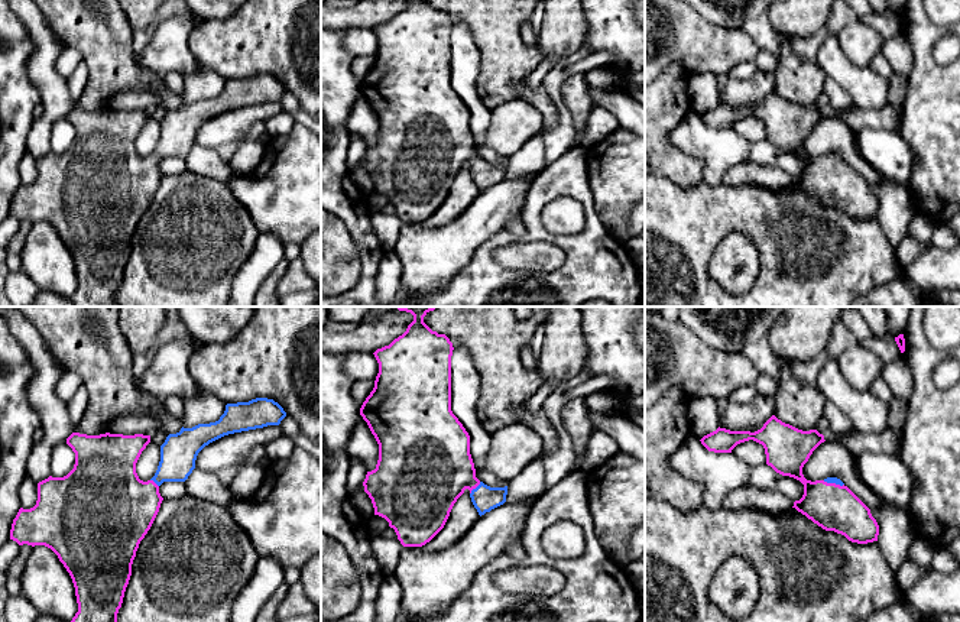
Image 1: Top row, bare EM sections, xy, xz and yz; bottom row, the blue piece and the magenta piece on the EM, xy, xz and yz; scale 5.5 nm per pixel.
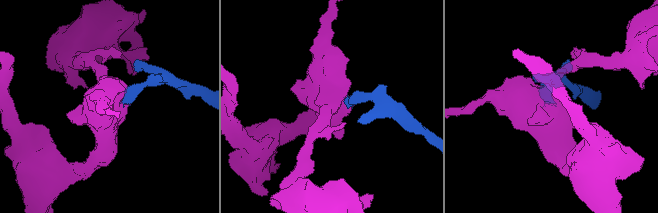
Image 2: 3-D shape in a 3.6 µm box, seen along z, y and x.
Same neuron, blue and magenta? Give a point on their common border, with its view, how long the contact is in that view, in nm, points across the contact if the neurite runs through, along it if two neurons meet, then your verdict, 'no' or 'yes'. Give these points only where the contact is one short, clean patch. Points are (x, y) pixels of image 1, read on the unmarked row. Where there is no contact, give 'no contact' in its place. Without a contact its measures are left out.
meets blue in xz at (476, 164); contact 90 nm long; runs through xz (485, 174), (476, 164), (459, 149), (435, 145); yes

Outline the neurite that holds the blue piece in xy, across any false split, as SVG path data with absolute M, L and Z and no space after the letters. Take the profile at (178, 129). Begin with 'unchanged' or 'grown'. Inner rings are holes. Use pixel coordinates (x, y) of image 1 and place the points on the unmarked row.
grown; M256 74L249 78L227 80L218 97L198 100L192 104L181 104L176 110L169 110L160 122L160 137L155 152L143 158L136 149L136 139L150 119L150 111L134 110L100 110L87 111L72 108L67 120L75 129L74 145L64 153L52 153L38 159L38 176L30 185L20 184L13 195L10 216L19 221L45 221L51 224L69 249L78 279L78 288L69 298L74 307L117 307L117 289L121 284L126 263L132 252L132 240L140 217L150 205L163 174L159 162L163 158L185 158L195 145L198 129L210 119L234 108L279 101L286 93L283 84L267 74Z

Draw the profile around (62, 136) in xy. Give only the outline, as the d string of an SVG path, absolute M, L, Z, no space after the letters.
M67 117L52 122L52 135L51 135L51 152L64 153L67 152L75 140L75 129L67 120Z

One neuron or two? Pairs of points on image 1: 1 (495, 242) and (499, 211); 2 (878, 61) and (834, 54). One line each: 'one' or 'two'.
1: two
2: two

